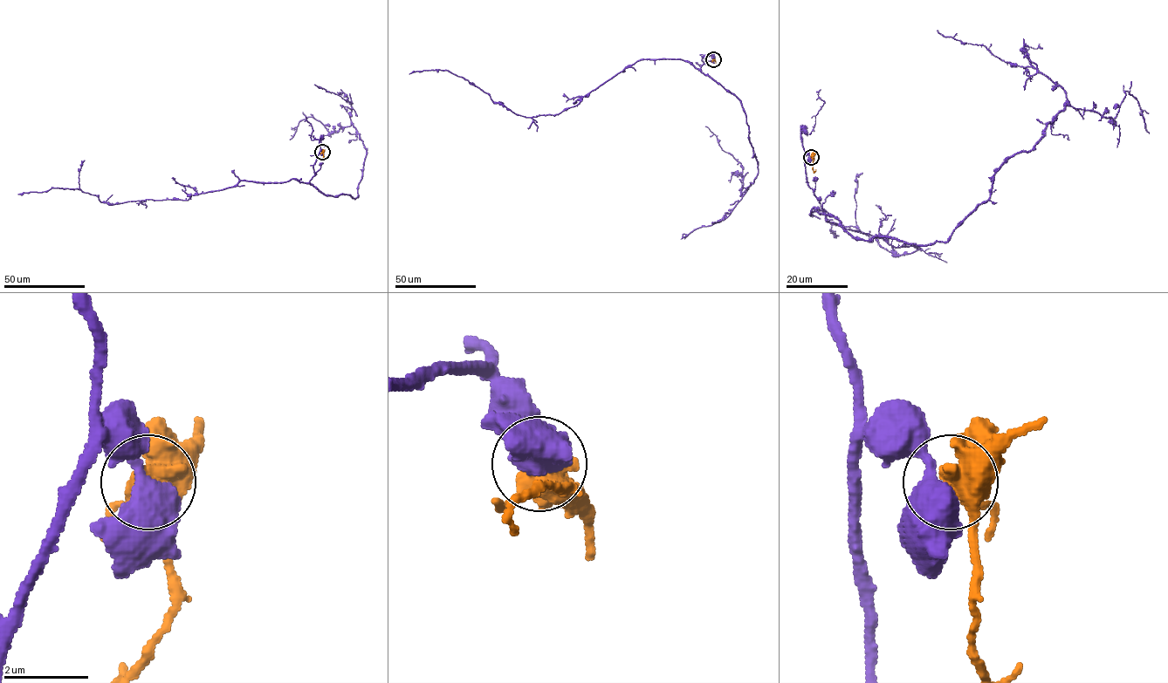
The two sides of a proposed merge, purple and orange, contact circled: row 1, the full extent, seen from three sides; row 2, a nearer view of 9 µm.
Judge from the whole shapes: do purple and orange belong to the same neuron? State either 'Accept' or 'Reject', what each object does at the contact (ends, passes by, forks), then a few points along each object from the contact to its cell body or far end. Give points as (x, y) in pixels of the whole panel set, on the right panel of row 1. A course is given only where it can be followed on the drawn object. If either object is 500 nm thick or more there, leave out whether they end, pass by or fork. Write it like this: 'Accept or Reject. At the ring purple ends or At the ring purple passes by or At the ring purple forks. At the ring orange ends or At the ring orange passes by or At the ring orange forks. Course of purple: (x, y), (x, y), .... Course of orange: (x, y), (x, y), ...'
Reject. Course of purple: (811, 157), (806, 179), (828, 215), (811, 215), (920, 249), (896, 256), (832, 224), (839, 236). Course of orange: (811, 156), (815, 169)

